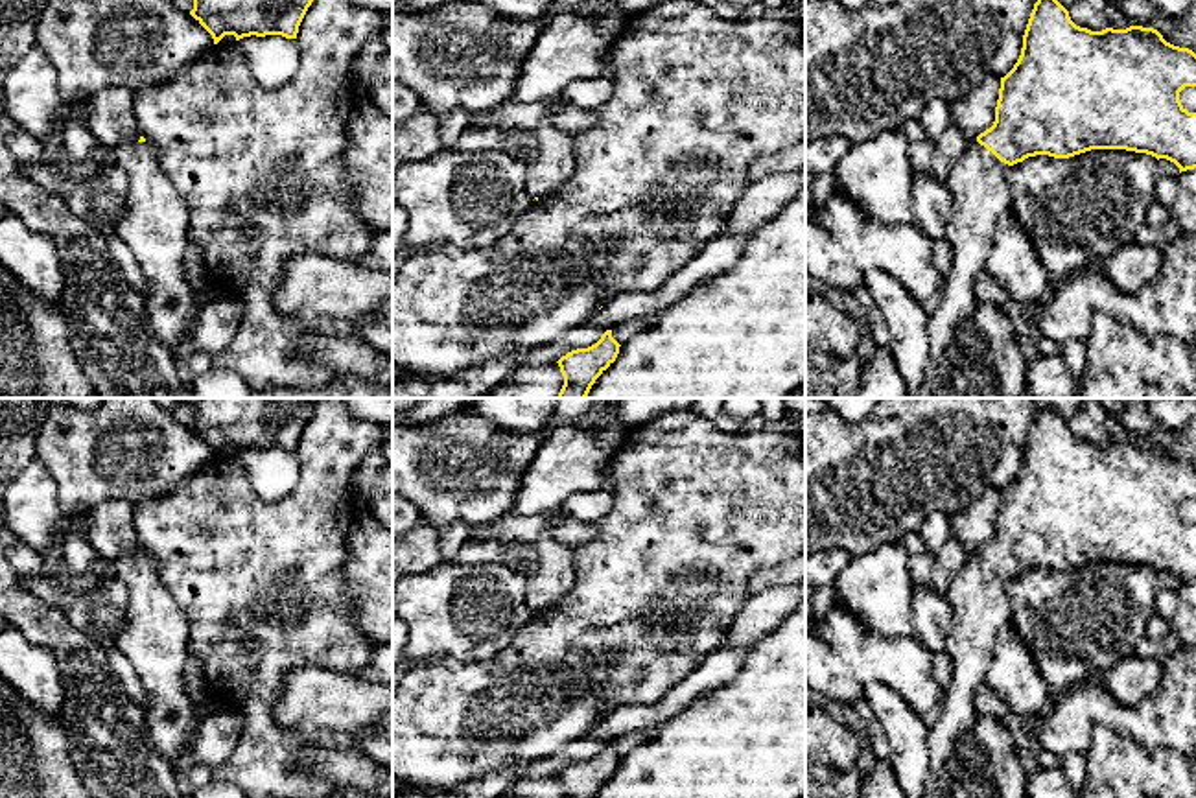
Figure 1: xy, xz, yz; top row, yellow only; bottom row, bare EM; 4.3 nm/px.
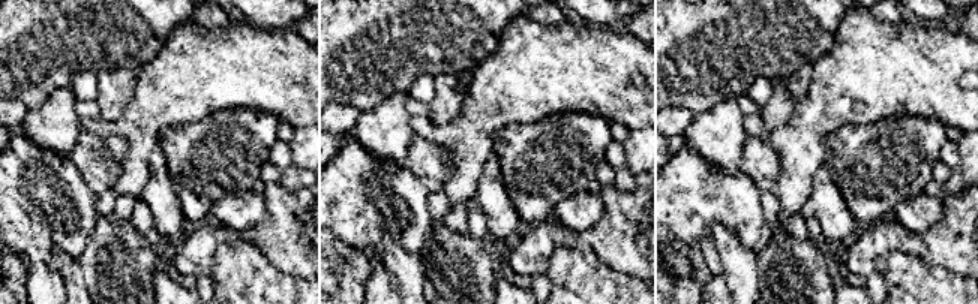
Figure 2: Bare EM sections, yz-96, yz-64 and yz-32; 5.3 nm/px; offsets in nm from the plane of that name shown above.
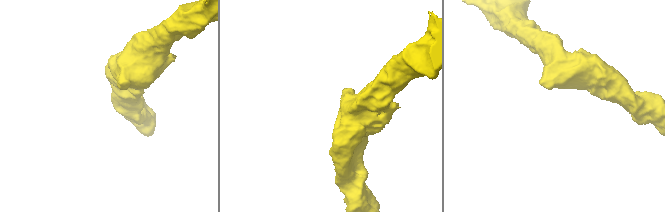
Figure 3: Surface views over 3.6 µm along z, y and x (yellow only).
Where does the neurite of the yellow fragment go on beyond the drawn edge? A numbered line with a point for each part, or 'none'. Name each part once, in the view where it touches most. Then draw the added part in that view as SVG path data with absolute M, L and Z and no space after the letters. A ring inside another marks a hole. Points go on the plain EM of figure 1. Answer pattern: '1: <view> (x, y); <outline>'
1: yz (977, 594); M973 555L949 582L947 599L955 610L955 623L945 652L953 660L953 678L942 693L940 717L927 728L931 772L923 798L944 796L938 778L947 772L955 746L977 724L975 691L986 682L999 630L1010 623L1008 581Z

